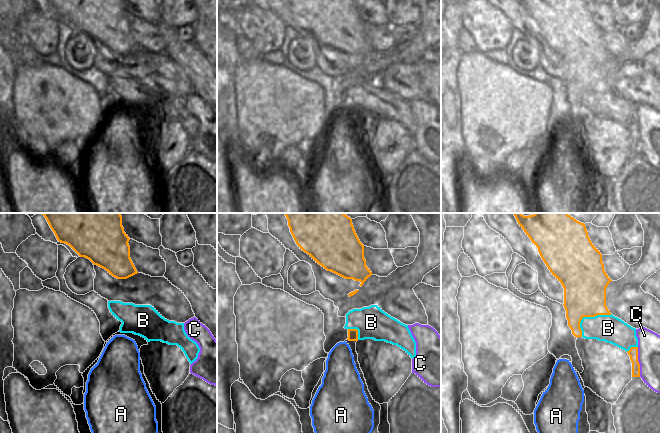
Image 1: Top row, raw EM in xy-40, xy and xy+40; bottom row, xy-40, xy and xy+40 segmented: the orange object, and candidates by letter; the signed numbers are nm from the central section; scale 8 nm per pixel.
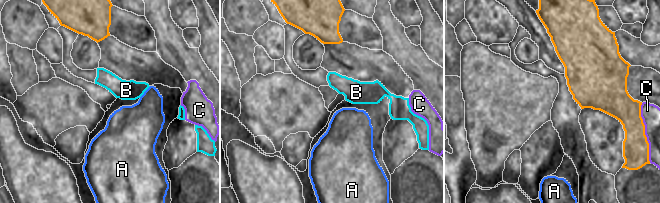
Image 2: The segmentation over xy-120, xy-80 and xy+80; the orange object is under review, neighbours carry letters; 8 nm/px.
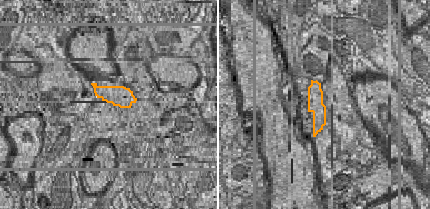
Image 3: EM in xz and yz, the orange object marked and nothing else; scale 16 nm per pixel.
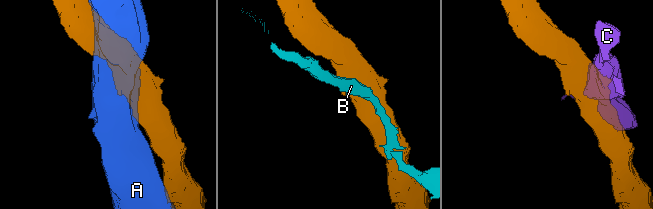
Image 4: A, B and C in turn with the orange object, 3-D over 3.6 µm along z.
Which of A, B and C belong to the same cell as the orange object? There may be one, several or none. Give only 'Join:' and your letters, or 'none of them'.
Join: none of them

